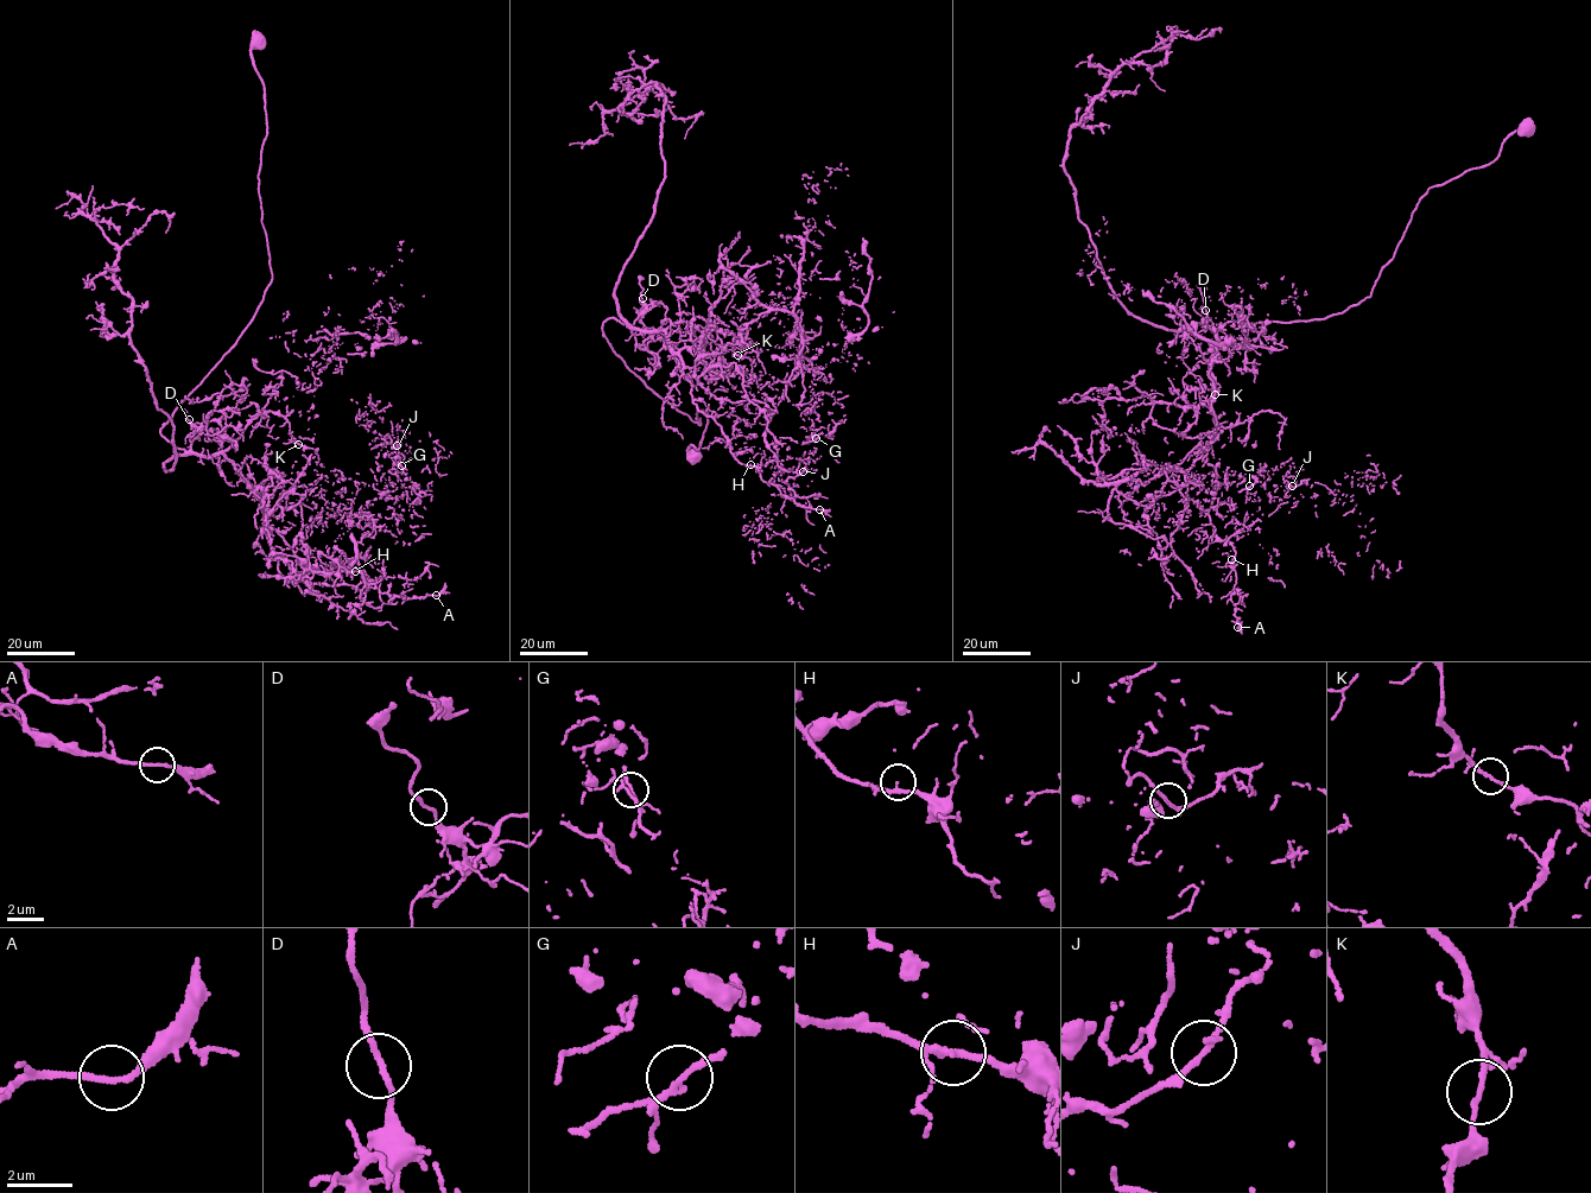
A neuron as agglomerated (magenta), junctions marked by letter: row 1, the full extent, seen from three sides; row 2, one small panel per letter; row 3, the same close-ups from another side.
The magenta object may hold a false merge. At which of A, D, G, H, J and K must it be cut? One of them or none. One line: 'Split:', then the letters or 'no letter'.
Split: K

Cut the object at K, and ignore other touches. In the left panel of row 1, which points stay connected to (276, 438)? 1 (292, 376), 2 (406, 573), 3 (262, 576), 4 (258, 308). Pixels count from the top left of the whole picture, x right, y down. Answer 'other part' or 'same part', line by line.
1: same part
2: same part
3: same part
4: other part

